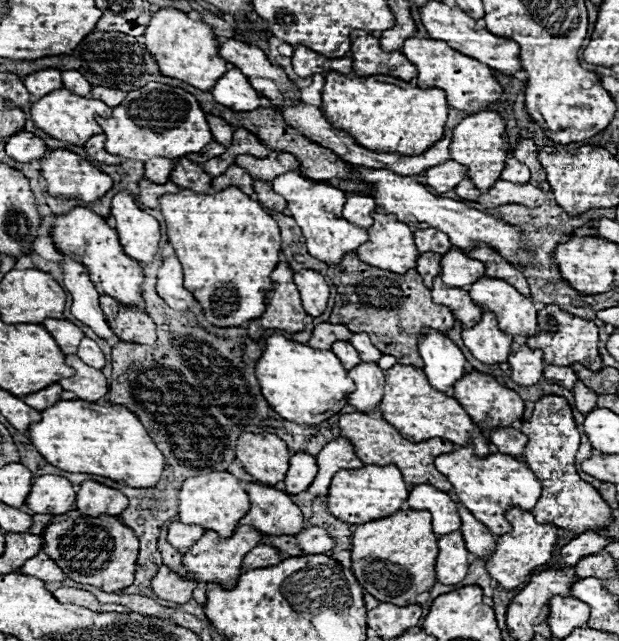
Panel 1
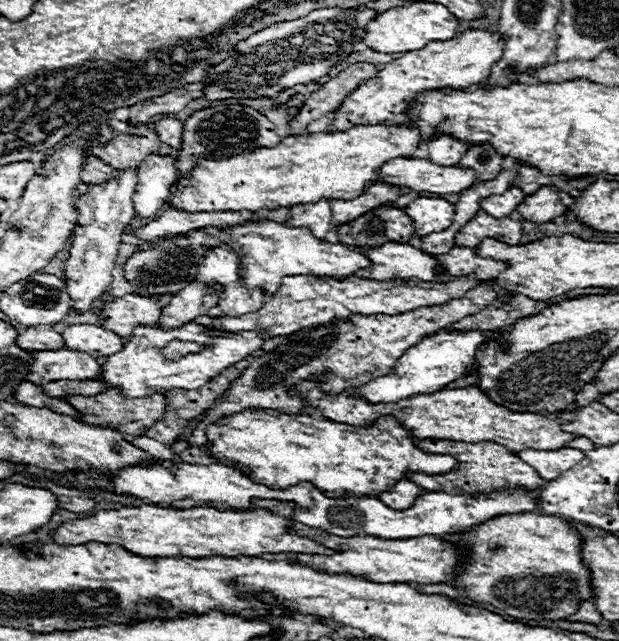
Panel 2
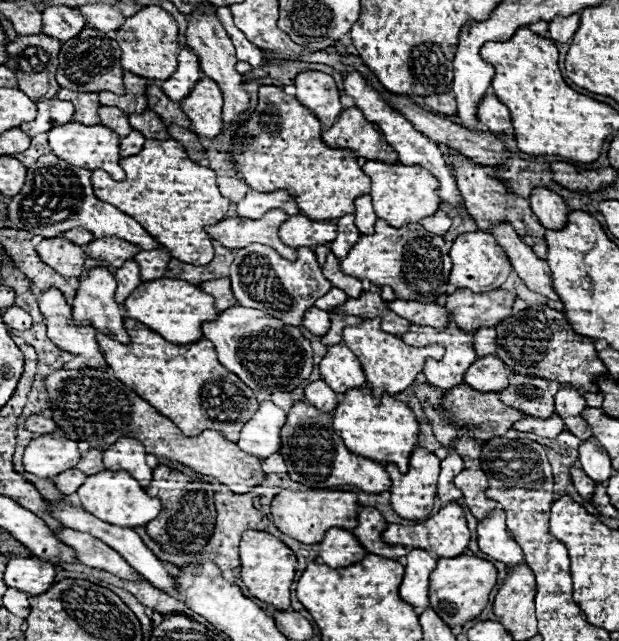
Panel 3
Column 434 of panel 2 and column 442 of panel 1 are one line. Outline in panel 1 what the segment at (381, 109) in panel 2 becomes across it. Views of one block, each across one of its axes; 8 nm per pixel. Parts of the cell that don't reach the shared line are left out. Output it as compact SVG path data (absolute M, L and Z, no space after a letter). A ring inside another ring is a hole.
M412 34L404 42L402 52L410 62L418 66L418 86L420 88L442 88L446 92L448 104L456 110L478 112L502 96L502 88L494 80L492 70L486 64L474 58L466 58L464 54L458 54L446 42L434 42L432 38L426 38L422 34Z

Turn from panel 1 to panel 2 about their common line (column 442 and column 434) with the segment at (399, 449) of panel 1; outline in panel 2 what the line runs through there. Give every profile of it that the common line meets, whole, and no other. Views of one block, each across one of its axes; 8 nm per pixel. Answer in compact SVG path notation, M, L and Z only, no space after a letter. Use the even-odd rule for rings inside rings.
M412 438L424 452L430 454L450 454L454 458L460 458L460 470L444 476L426 476L426 474L412 474L412 482L418 484L424 490L440 490L448 494L490 494L500 488L524 488L524 490L538 490L546 480L538 476L538 472L528 466L524 460L520 460L516 454L508 452L504 446L494 442L478 442L478 444L464 444L464 442L452 442L452 440L420 440Z

